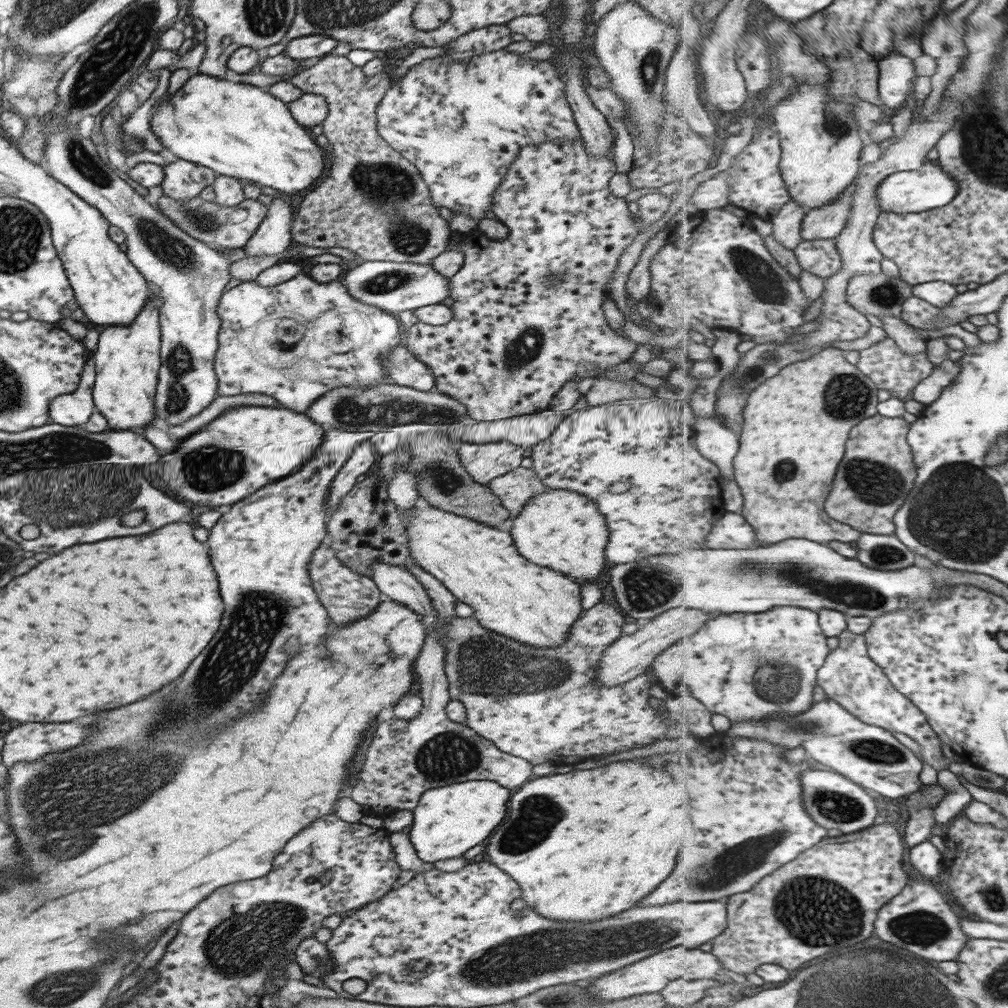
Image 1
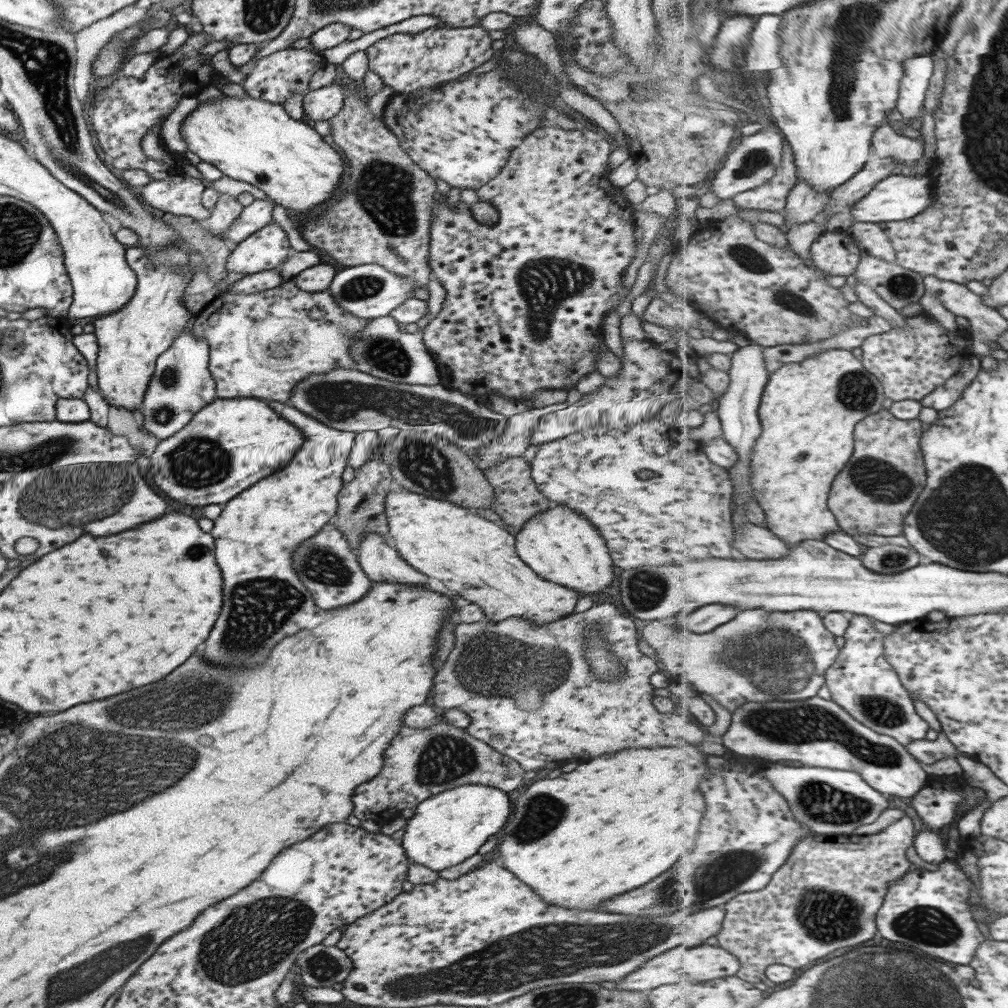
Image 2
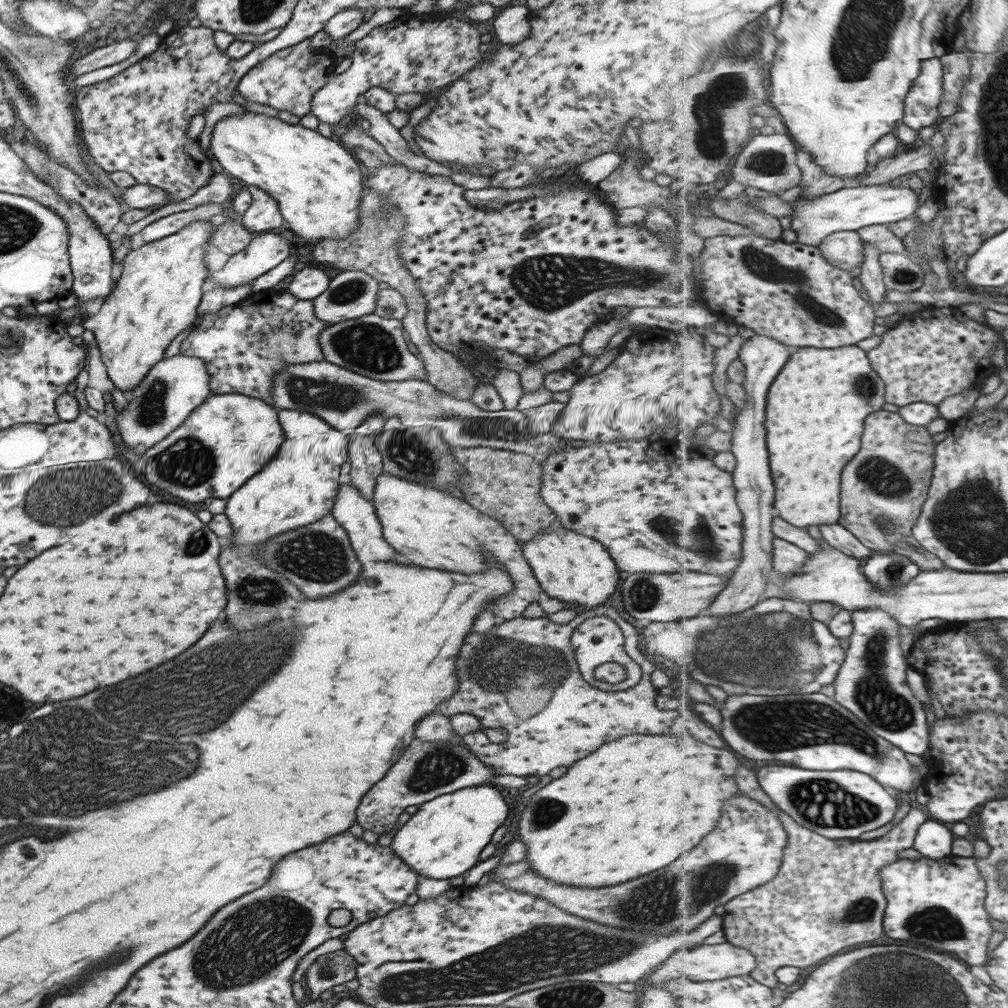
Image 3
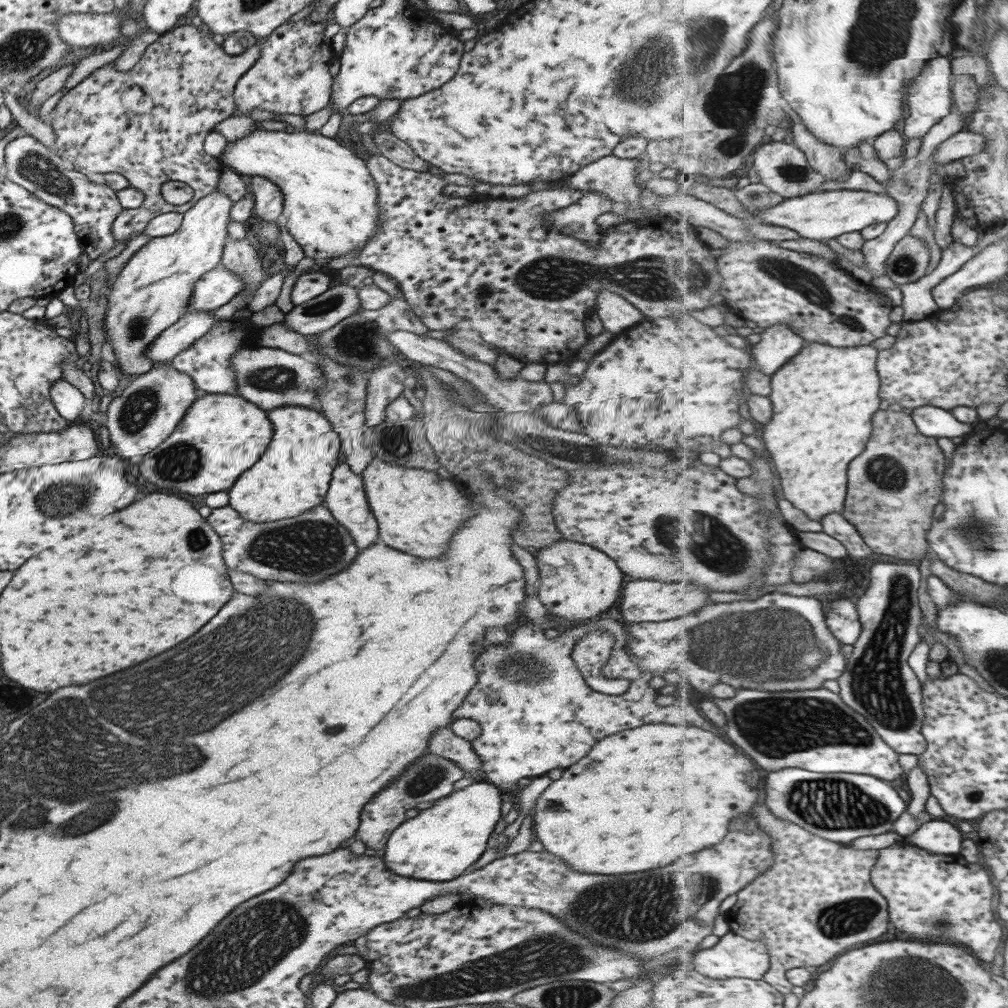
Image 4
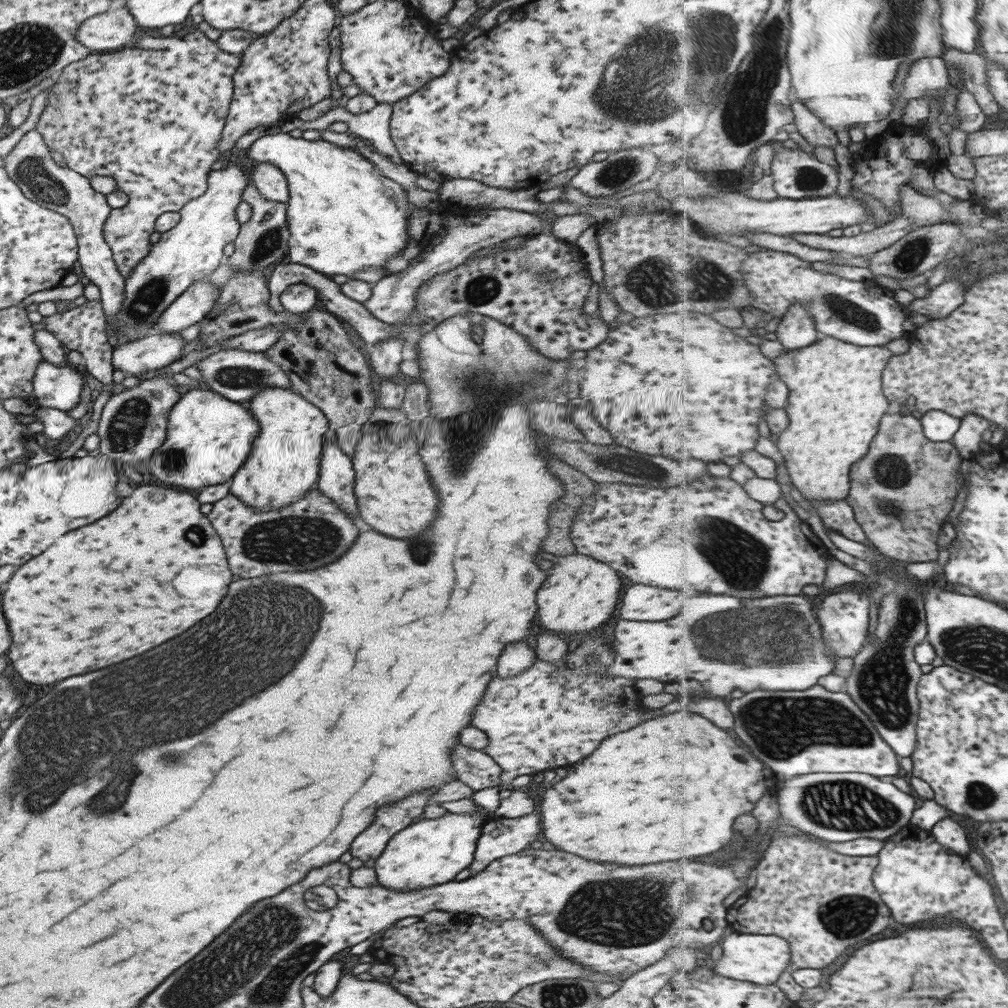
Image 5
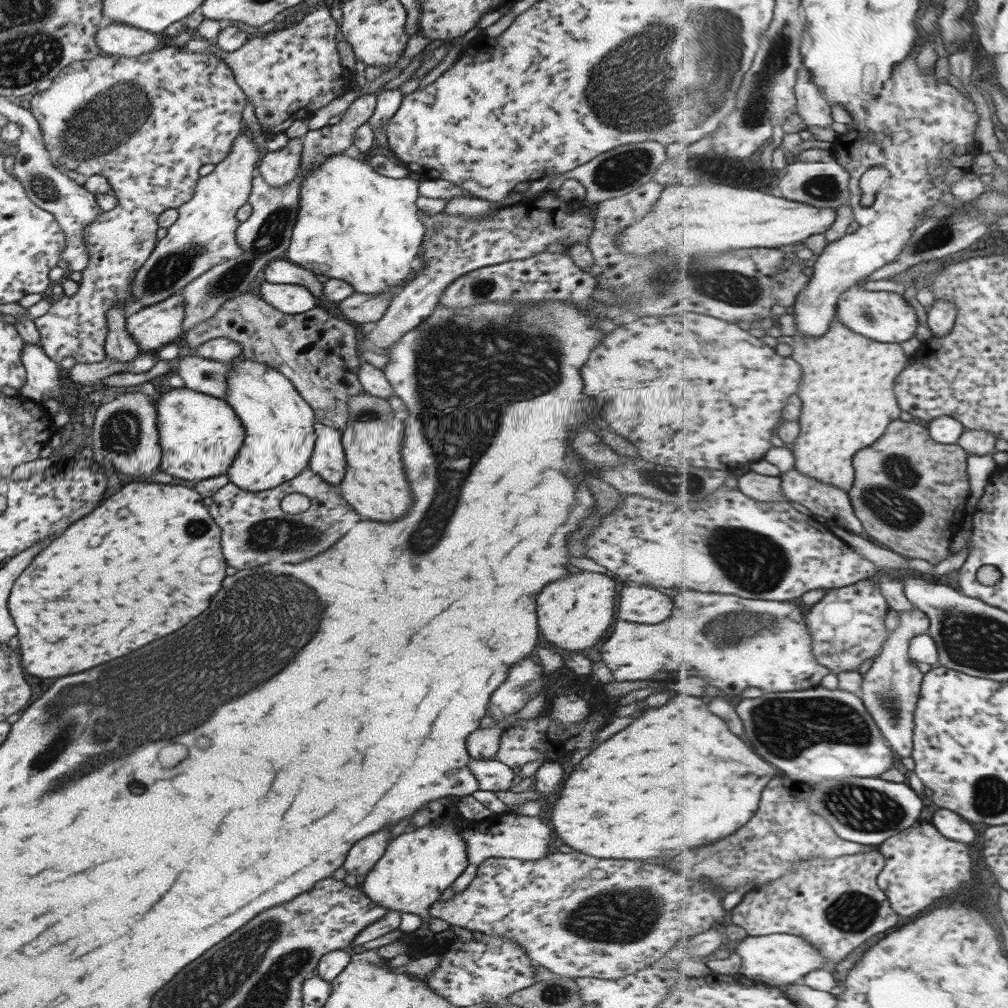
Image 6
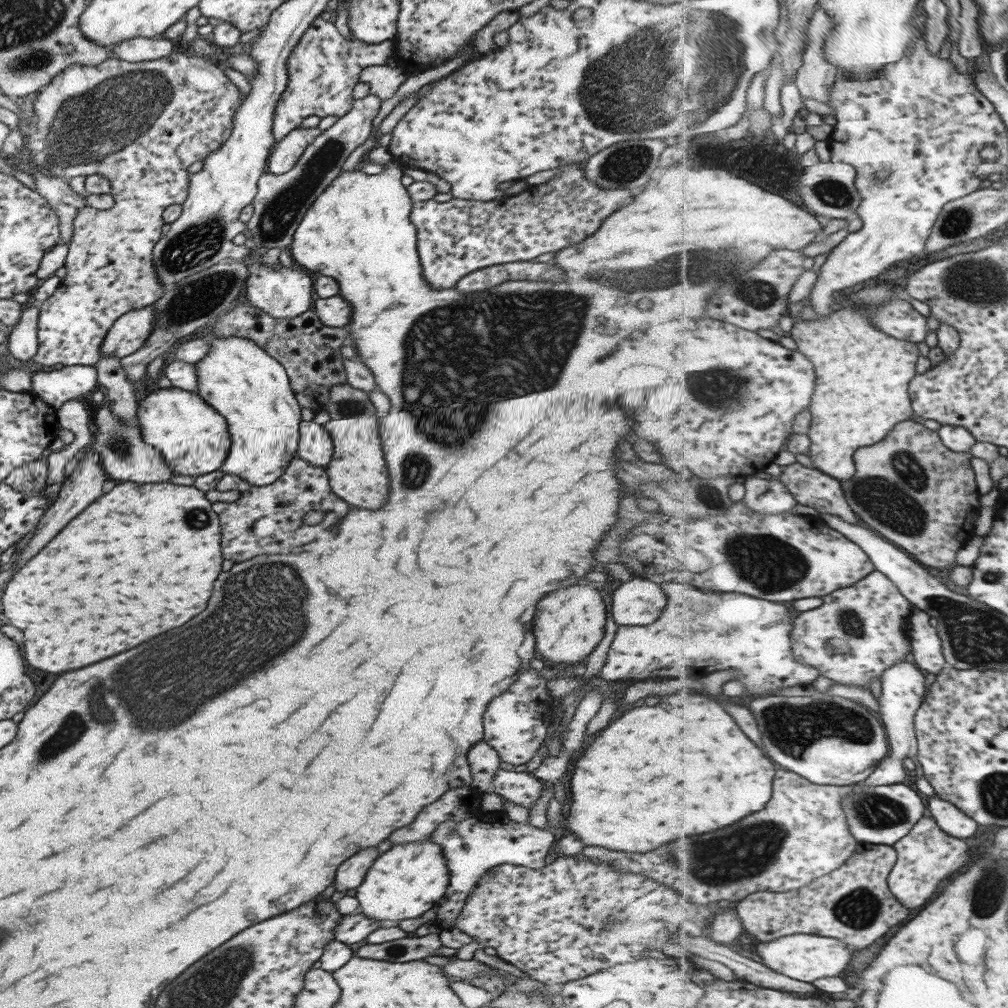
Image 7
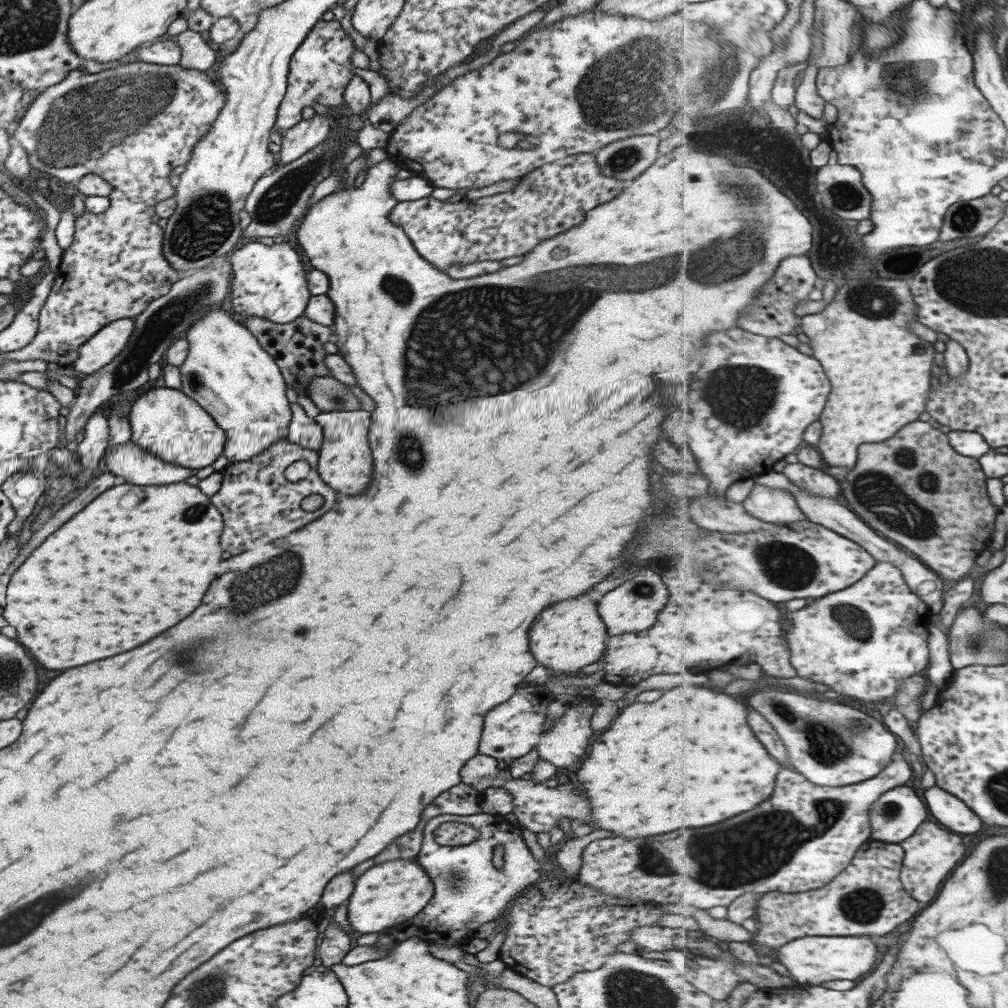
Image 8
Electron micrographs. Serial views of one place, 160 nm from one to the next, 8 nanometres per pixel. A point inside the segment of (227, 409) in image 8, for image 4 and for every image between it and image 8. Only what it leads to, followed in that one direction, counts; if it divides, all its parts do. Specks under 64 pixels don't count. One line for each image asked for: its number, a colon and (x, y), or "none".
4: (292, 475)
5: (282, 465)
6: (278, 439)
7: (250, 390)

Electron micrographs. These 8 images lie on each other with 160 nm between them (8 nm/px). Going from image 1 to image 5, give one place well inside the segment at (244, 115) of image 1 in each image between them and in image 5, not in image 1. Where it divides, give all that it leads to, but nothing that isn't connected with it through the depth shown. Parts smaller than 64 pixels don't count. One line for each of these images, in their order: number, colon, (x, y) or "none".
2: (254, 141)
3: (317, 185)
4: (329, 207)
5: (343, 217)

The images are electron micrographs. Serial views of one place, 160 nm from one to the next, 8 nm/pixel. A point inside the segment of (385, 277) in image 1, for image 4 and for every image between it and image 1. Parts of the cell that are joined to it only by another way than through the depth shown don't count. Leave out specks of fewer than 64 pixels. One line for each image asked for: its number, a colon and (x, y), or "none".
2: (368, 291)
3: (350, 294)
4: (320, 313)

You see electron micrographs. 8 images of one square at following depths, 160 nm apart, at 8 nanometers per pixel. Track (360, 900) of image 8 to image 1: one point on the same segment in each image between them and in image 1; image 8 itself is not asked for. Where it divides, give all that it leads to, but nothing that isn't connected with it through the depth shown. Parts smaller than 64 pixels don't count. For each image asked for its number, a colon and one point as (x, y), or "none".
1: (446, 821)
2: (446, 828)
3: (442, 839)
4: (440, 842)
5: (428, 852)
6: (417, 866)
7: (406, 880)

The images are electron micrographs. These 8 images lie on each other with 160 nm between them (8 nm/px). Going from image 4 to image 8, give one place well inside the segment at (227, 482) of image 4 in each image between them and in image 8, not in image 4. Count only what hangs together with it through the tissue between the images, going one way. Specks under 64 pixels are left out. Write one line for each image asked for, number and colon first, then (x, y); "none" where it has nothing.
5: (207, 438)
6: (198, 434)
7: (192, 438)
8: (163, 421)

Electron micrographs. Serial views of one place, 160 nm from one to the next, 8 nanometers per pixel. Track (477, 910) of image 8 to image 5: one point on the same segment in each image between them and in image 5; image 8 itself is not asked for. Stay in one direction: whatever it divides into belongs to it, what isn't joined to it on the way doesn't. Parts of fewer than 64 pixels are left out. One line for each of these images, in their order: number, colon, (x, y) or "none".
5: (501, 836)
6: (507, 835)
7: (470, 847)

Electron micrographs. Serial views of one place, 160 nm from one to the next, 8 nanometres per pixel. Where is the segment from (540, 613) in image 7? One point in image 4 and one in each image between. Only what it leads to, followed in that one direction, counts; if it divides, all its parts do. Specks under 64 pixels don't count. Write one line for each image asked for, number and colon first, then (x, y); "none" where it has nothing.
4: (577, 583)
5: (579, 594)
6: (567, 628)

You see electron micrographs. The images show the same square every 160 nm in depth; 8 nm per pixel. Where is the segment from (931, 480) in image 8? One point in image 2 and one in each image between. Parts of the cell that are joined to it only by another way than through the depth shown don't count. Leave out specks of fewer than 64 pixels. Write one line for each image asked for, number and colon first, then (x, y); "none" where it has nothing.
2: (889, 447)
3: (893, 447)
4: (900, 458)
5: (903, 464)
6: (909, 488)
7: (913, 466)

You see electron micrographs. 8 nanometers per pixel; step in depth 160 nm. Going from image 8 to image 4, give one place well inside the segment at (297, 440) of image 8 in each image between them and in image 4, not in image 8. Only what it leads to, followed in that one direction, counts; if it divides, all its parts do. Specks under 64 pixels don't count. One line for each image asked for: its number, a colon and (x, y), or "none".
4: (344, 497)
5: (335, 479)
6: (326, 460)
7: (314, 445)

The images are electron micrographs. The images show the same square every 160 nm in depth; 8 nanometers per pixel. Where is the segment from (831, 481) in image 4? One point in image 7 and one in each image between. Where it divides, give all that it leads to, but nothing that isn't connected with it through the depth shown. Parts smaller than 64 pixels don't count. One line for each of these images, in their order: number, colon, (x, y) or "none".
5: (837, 403)
6: (849, 397)
7: (864, 373)

